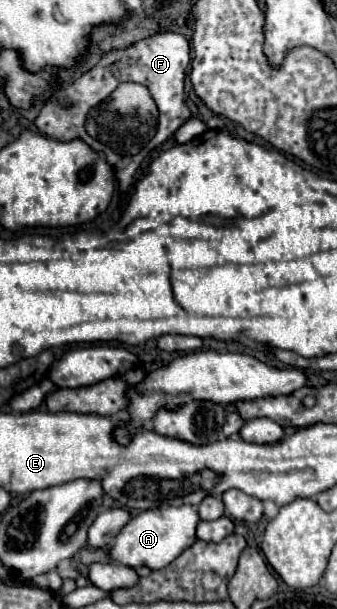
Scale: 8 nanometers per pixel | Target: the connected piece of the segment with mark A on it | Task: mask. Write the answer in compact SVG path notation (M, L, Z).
M167 506L167 508L145 510L139 516L131 518L121 528L115 544L109 550L109 558L129 568L139 568L145 564L149 564L151 570L165 568L167 564L171 564L171 560L175 560L187 546L191 546L197 540L195 536L197 522L199 522L199 516L193 506L179 506L179 508Z

